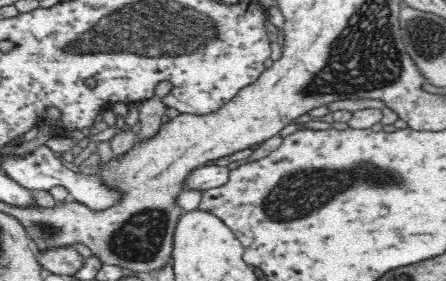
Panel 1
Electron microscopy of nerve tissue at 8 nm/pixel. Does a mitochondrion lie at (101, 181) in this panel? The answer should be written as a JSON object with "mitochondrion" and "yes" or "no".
{"mitochondrion":"no"}

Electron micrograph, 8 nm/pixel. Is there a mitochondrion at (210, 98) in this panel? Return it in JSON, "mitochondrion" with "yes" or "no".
{"mitochondrion":"no"}

